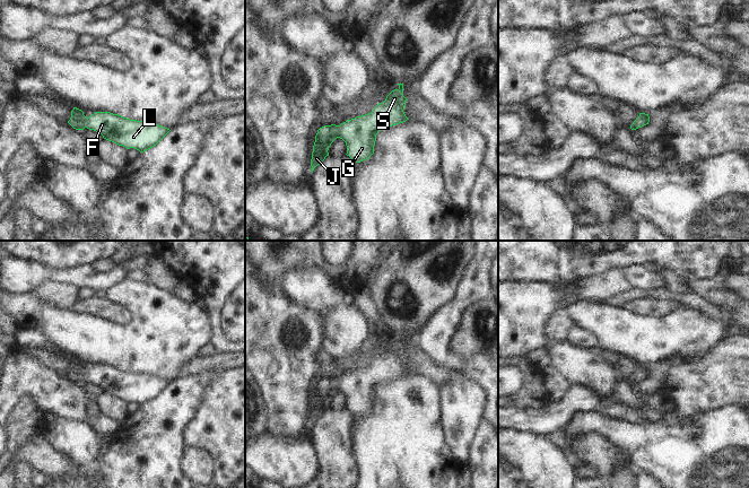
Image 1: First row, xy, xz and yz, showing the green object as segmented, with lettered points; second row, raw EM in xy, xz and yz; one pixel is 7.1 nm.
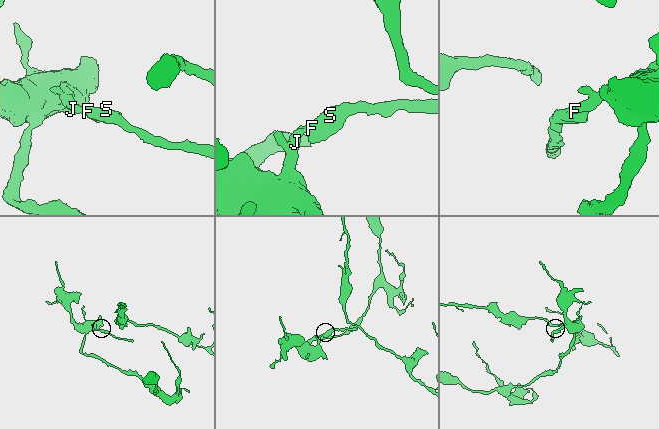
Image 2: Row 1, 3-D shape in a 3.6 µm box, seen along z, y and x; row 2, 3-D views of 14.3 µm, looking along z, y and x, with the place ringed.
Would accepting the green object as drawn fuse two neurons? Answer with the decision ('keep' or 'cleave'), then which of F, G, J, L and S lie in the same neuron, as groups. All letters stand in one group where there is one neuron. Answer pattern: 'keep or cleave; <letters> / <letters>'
keep; F G J L S

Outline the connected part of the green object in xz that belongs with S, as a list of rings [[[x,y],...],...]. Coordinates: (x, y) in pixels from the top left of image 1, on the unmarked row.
[[[403,337],[398,338],[399,341],[392,343],[371,366],[347,373],[340,378],[331,377],[320,381],[313,399],[311,425],[329,409],[329,400],[337,391],[346,395],[346,408],[354,415],[360,416],[374,407],[376,387],[382,382],[409,373],[403,365],[408,354],[403,349]]]

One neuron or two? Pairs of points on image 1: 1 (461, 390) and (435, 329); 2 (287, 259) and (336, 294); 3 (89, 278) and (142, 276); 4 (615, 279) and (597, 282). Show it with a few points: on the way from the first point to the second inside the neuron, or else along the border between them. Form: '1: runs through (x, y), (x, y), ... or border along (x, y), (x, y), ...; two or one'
1: border along (463, 376), (477, 381), (486, 390); two
2: border along (325, 270), (296, 267), (279, 285); two
3: border along (125, 272), (127, 278); two
4: runs through (610, 282), (601, 282); one

